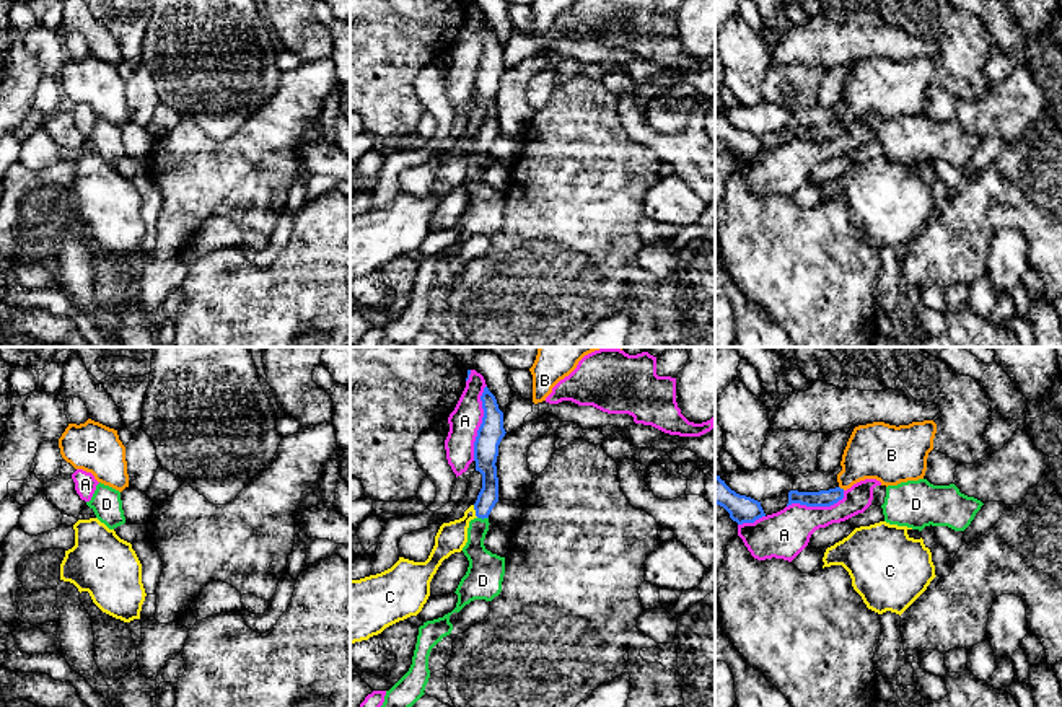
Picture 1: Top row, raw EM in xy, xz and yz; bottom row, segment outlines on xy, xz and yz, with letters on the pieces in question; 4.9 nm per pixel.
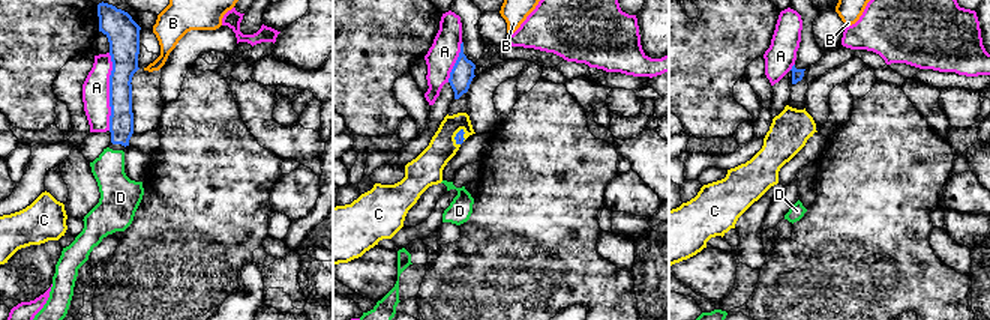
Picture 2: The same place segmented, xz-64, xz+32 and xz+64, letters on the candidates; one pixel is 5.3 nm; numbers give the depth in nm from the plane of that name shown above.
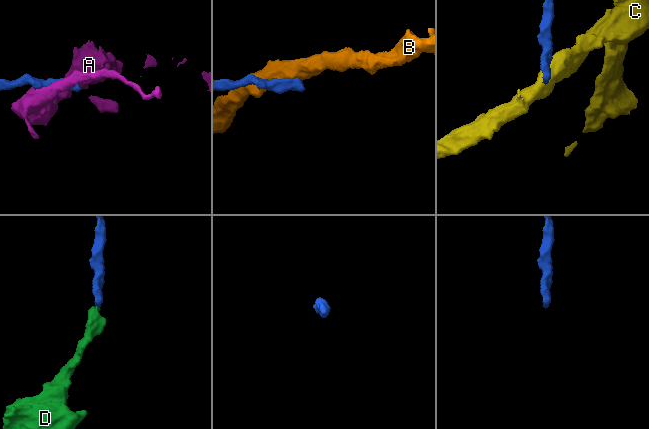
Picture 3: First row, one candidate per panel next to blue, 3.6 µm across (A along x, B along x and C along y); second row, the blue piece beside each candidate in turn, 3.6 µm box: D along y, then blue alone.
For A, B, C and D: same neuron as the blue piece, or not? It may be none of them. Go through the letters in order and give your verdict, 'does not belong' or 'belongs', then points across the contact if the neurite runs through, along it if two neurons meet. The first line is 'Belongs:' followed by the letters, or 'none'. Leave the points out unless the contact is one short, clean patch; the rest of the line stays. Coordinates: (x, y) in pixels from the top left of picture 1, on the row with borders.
Belongs: D
A: does not belong
B: does not belong; border along yz (839, 486), (844, 489)
C: does not belong; border along xz (473, 505), (478, 517)
D: belongs; runs through xz (487, 497), (482, 507), (482, 518), (478, 556), (486, 569)

